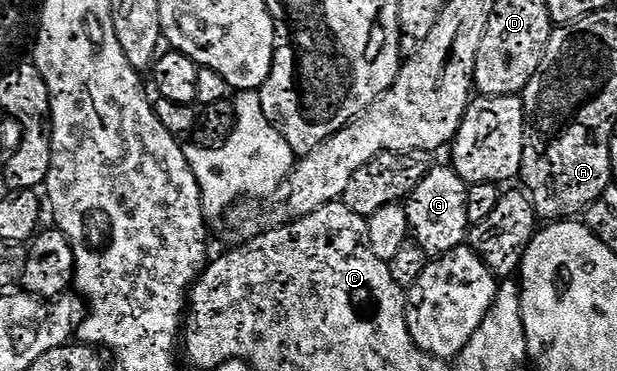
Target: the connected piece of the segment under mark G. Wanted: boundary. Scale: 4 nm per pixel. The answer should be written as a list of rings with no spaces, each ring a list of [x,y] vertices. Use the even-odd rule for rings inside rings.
[[[452,166],[426,170],[418,185],[404,200],[405,222],[408,234],[426,251],[429,257],[438,257],[453,251],[466,242],[465,230],[468,229],[467,207],[465,205],[467,183]]]

